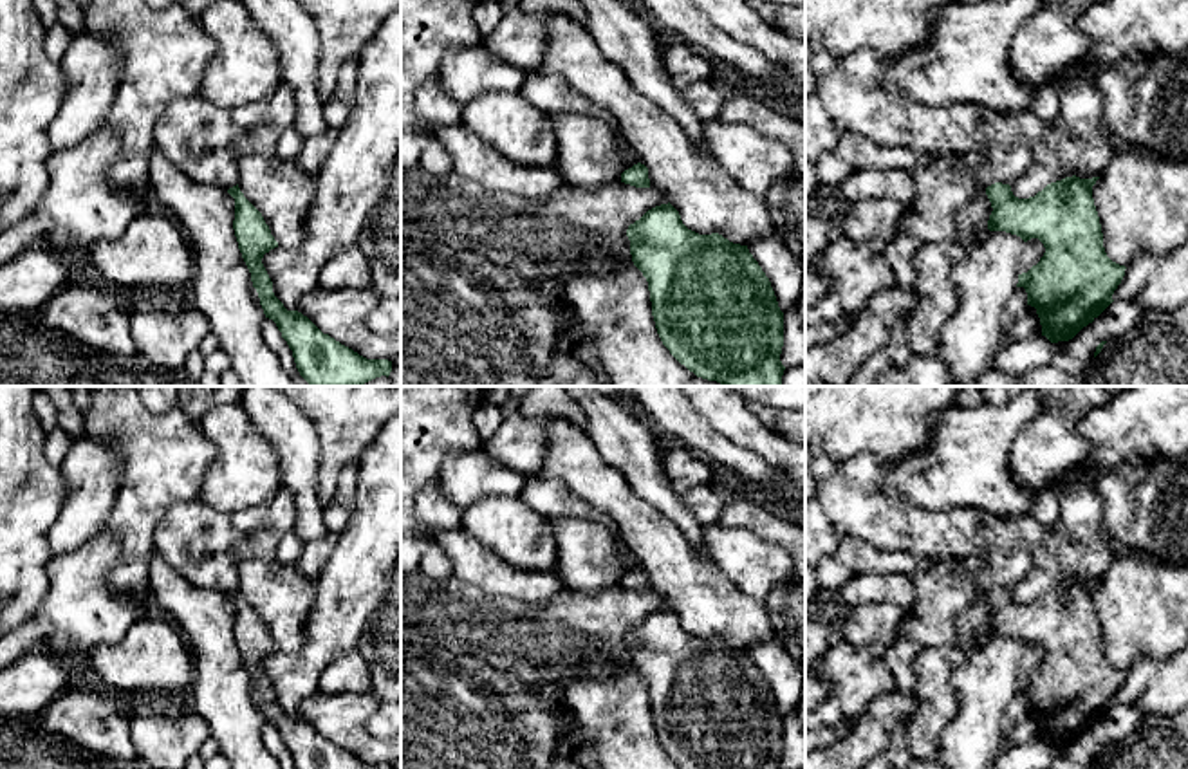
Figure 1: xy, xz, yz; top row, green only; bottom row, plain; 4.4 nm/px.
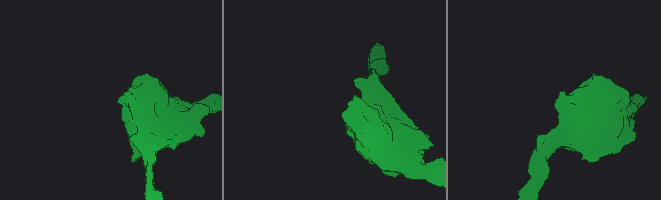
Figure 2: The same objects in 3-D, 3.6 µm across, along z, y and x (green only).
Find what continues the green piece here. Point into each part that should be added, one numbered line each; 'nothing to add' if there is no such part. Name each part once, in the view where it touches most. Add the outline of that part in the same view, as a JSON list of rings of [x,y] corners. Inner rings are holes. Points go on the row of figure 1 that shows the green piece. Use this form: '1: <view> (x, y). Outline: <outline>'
nothing to add

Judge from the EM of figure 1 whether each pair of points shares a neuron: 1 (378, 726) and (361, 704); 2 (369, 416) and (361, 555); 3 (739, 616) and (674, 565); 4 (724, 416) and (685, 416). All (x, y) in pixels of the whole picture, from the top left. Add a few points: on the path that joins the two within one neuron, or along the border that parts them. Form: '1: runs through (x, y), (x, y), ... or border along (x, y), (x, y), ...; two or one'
1: border along (380, 703), (365, 728), (381, 741); two
2: border along (381, 428), (358, 464); two
3: runs through (723, 611), (690, 582); one
4: border along (690, 405), (735, 443); two

